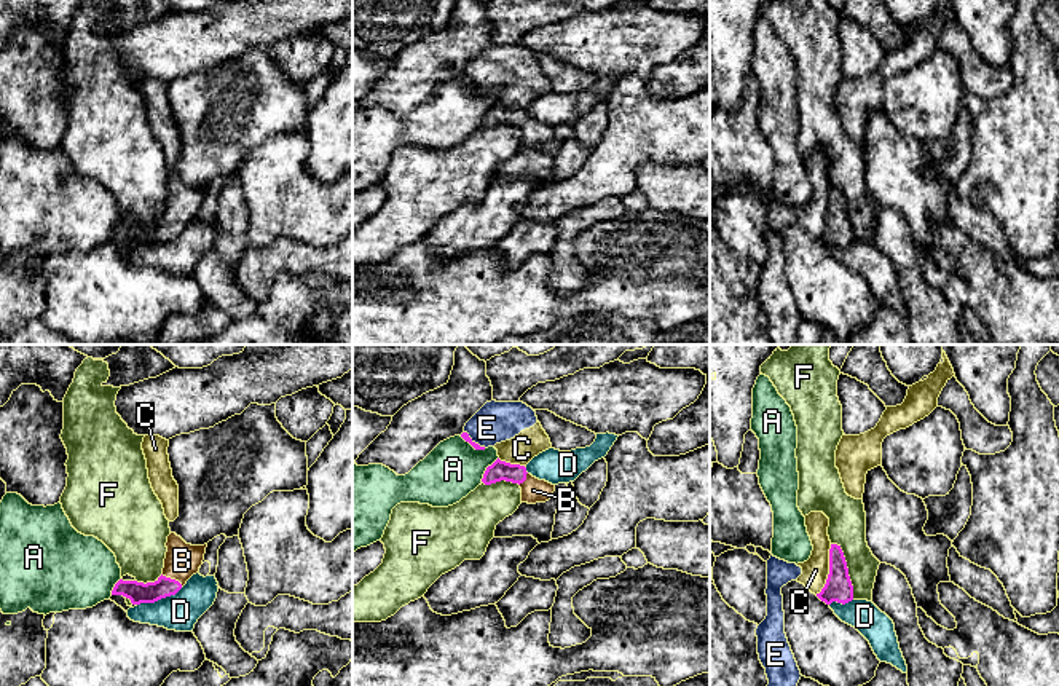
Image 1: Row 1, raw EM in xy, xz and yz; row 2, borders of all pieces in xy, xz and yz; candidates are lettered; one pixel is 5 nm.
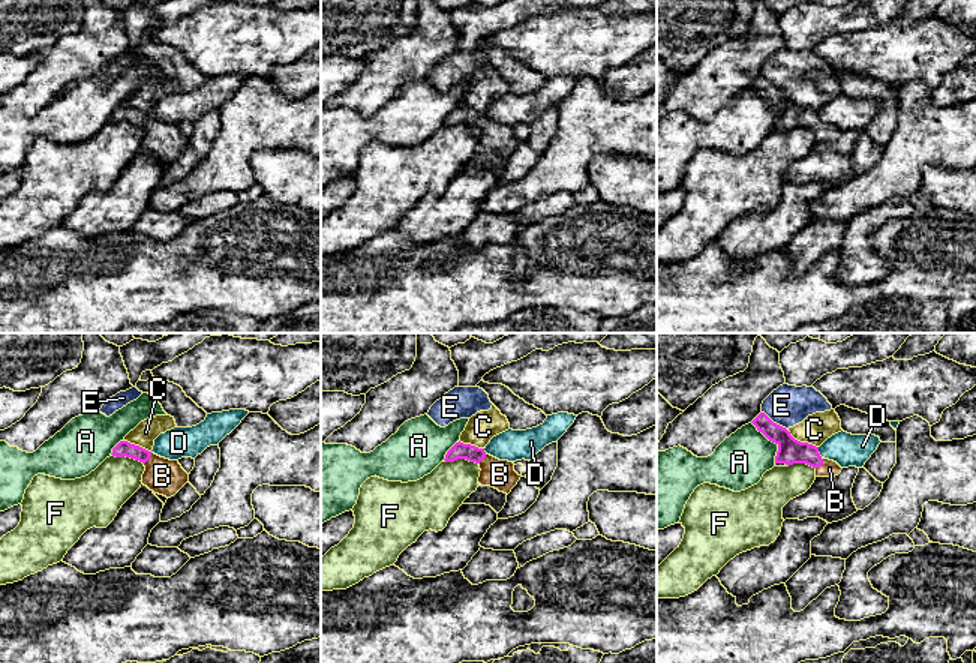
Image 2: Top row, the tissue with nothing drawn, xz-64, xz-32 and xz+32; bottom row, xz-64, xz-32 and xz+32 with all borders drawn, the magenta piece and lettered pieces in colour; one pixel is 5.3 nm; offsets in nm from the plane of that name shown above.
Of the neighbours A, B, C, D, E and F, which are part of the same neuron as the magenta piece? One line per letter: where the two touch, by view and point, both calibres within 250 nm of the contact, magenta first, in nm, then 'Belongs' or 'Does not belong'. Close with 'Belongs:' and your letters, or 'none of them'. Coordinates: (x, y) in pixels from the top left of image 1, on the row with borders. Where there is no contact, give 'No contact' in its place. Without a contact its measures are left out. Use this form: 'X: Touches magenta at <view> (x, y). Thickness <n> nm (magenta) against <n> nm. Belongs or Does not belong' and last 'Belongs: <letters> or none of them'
A: Touches magenta at xz (487, 469). Thickness 100 nm (magenta) against 280 nm. Does not belong
B: Touches magenta at xy (173, 579). Thickness 110 nm (magenta) against 180 nm. Belongs
C: Touches magenta at yz (830, 570). Thickness 140 nm (magenta) against 140 nm. Does not belong
D: Touches magenta at xy (160, 599). Thickness 110 nm (magenta) against 190 nm. Does not belong
E: Touches magenta at xz (474, 442). Thickness 40 nm (magenta) against 200 nm. Does not belong
F: Touches magenta at yz (847, 570). Thickness 140 nm (magenta) against 190 nm. Does not belong
Belongs: B

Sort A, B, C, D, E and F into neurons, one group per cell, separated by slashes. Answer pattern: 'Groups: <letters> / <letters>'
Groups: A / B / C E / D / F

